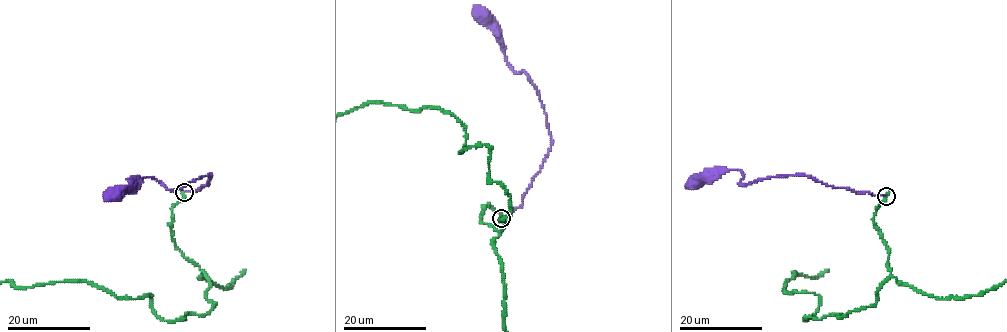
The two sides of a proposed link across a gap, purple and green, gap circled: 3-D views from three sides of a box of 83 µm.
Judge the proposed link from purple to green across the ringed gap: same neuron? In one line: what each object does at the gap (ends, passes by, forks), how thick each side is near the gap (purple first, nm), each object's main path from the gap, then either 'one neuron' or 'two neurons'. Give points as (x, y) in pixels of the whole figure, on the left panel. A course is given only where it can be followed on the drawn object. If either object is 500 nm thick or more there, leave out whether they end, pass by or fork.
purple ends | green passes by | 180/360 nm | purple via (185, 191), (207, 185), (211, 175), (170, 190), (152, 177), (142, 178), (130, 191), (114, 199), (112, 195) | two neurons

